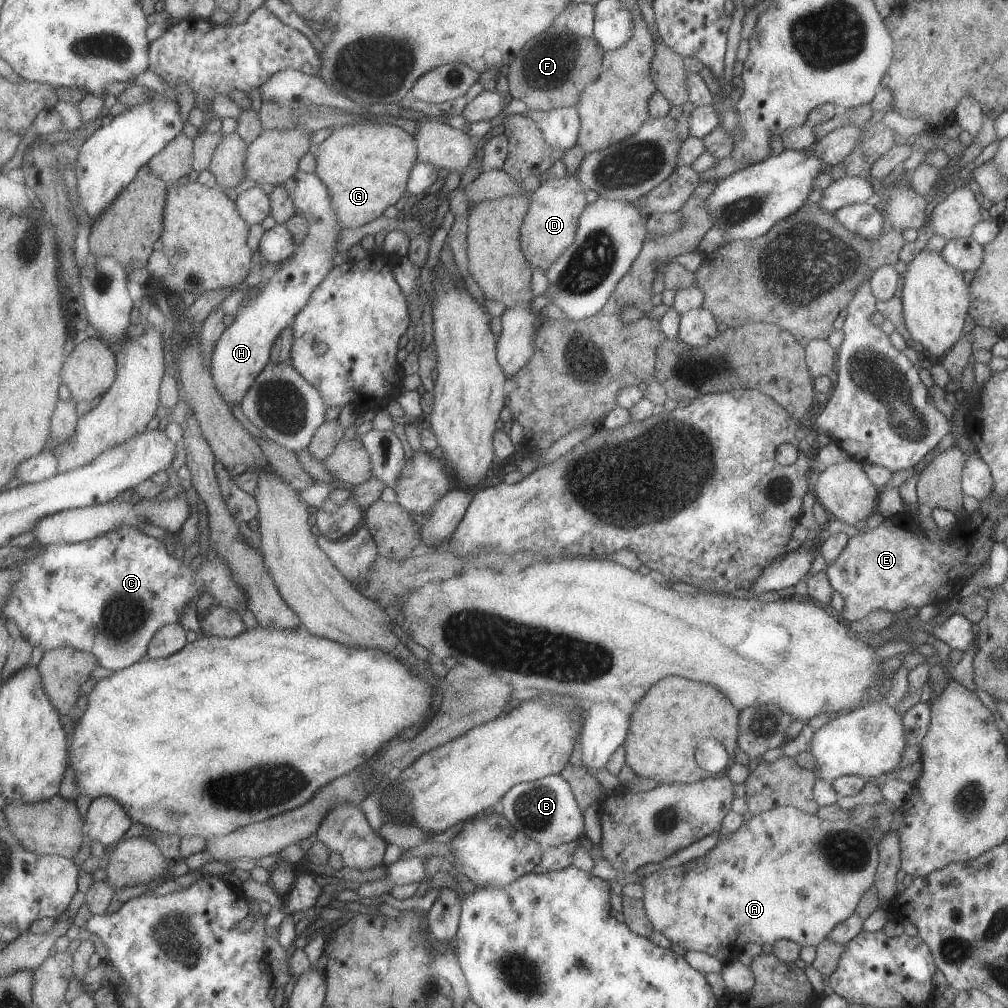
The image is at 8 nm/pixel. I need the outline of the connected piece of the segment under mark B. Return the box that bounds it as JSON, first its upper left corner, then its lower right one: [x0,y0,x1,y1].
[501,775,584,847]

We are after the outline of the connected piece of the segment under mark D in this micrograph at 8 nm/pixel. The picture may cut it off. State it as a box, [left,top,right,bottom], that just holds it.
[518,177,585,272]

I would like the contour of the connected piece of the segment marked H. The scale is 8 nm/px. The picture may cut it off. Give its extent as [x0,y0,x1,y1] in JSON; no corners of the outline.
[210,169,341,408]

